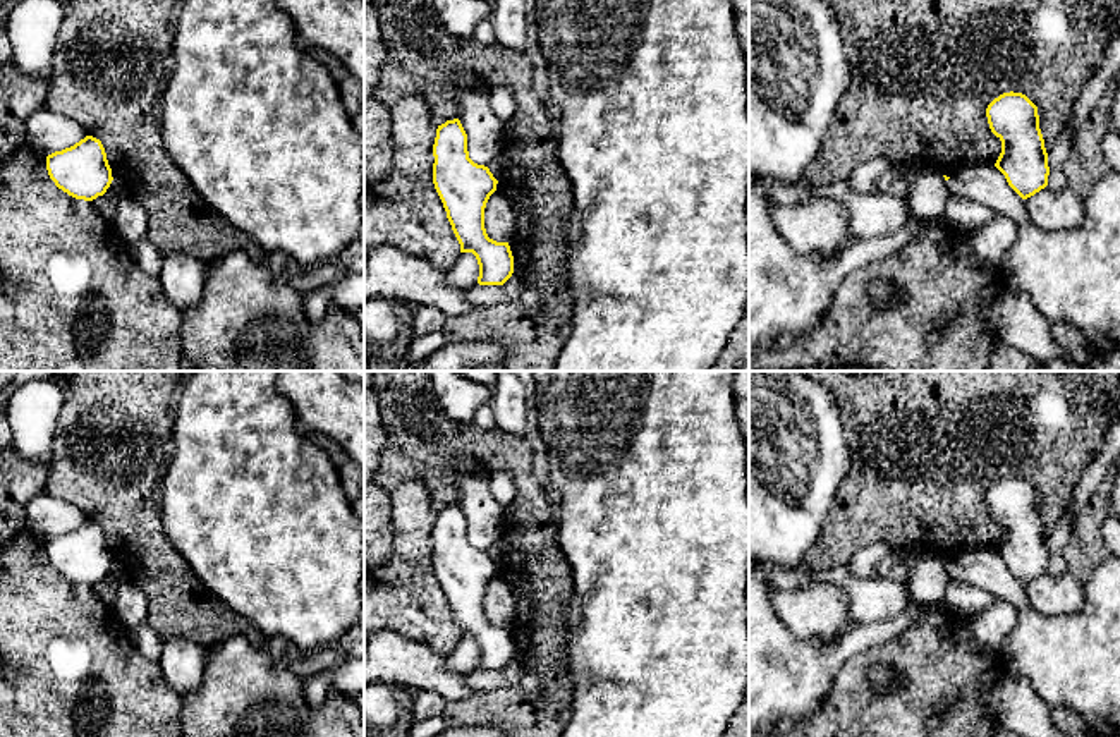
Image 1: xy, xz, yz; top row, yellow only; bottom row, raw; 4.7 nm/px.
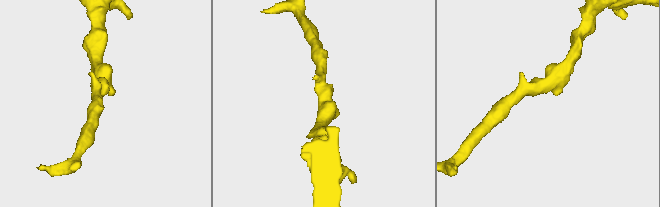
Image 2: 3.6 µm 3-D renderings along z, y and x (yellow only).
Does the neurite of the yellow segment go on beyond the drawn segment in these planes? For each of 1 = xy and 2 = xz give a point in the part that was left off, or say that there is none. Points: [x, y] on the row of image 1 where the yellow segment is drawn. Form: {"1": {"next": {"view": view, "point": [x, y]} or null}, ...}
{"1": {"next": null}, "2": {"next": null}}

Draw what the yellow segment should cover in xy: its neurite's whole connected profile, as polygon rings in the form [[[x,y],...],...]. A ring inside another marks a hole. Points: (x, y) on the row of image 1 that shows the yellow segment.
[[[93,136],[48,155],[46,170],[58,189],[84,201],[103,196],[113,180],[105,148]]]

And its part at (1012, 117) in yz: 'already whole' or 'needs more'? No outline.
already whole

